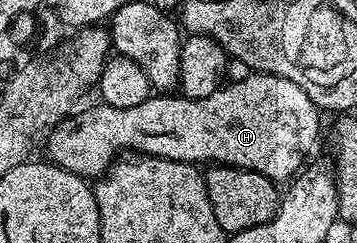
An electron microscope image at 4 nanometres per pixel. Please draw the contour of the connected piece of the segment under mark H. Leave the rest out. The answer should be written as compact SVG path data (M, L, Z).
M248 72L245 75L245 78L240 78L229 86L221 85L205 98L150 96L142 104L134 104L134 108L95 104L96 106L82 111L81 114L73 113L57 126L51 127L47 135L47 157L63 170L74 172L85 180L103 178L121 155L135 152L140 156L169 158L175 162L237 166L243 170L258 172L277 184L287 183L299 175L306 162L304 157L311 152L312 145L320 134L321 111L310 100L310 96L306 96L306 92L302 92L302 88L294 84L294 80L259 72Z

